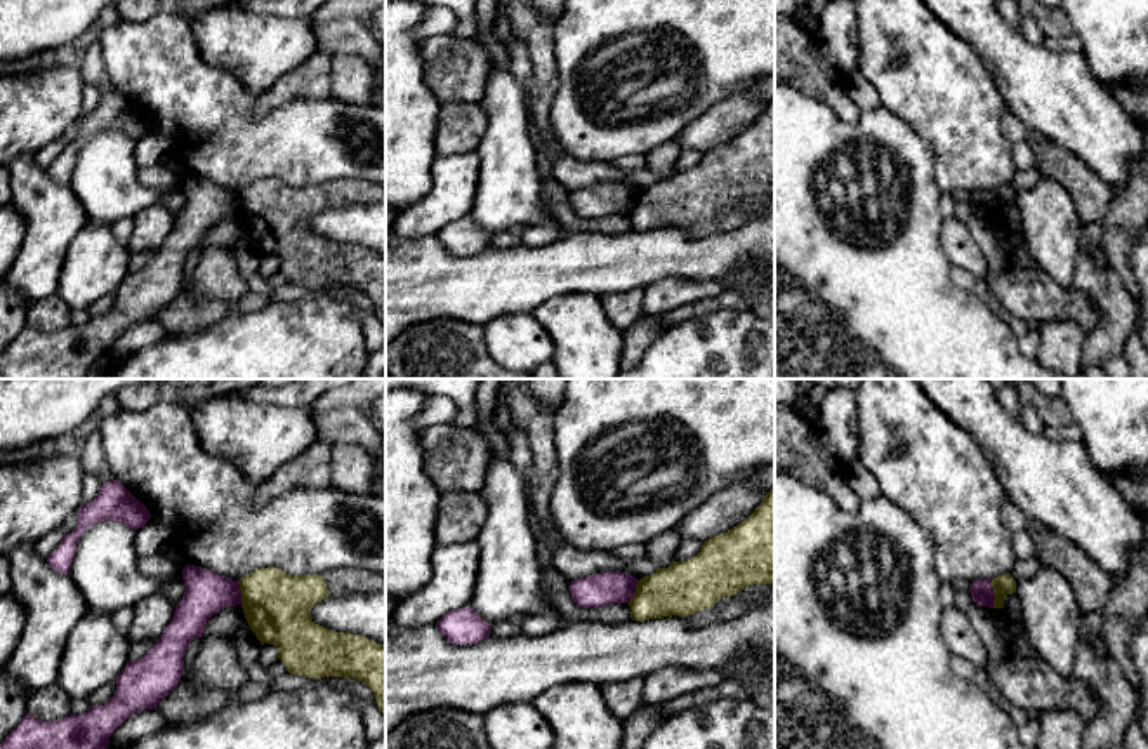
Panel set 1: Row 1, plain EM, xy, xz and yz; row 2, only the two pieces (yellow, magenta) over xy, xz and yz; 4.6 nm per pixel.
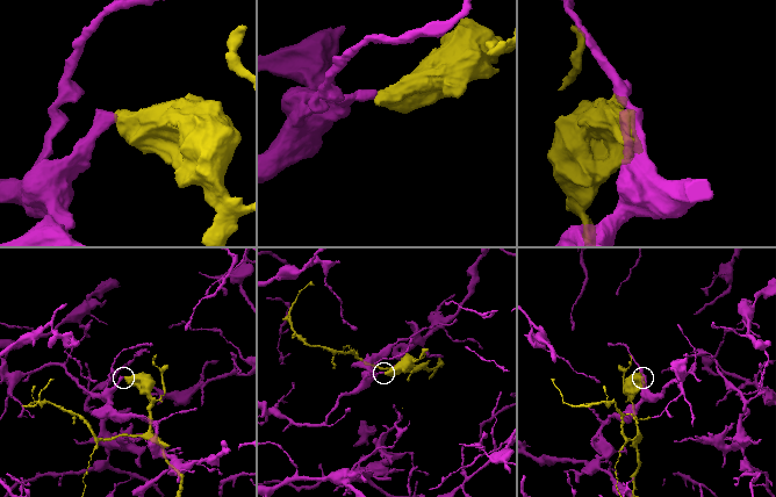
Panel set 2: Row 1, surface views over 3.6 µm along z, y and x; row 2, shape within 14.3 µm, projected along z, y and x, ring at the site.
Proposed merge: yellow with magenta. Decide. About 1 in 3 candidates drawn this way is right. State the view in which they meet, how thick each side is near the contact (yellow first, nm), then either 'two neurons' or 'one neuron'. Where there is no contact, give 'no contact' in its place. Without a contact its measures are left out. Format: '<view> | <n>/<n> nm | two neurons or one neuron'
yz | 100/110 nm | two neurons

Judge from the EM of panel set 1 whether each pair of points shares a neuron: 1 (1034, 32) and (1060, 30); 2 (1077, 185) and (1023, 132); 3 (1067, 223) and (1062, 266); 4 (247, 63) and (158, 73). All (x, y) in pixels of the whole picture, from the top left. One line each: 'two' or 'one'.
1: two
2: one
3: one
4: two

